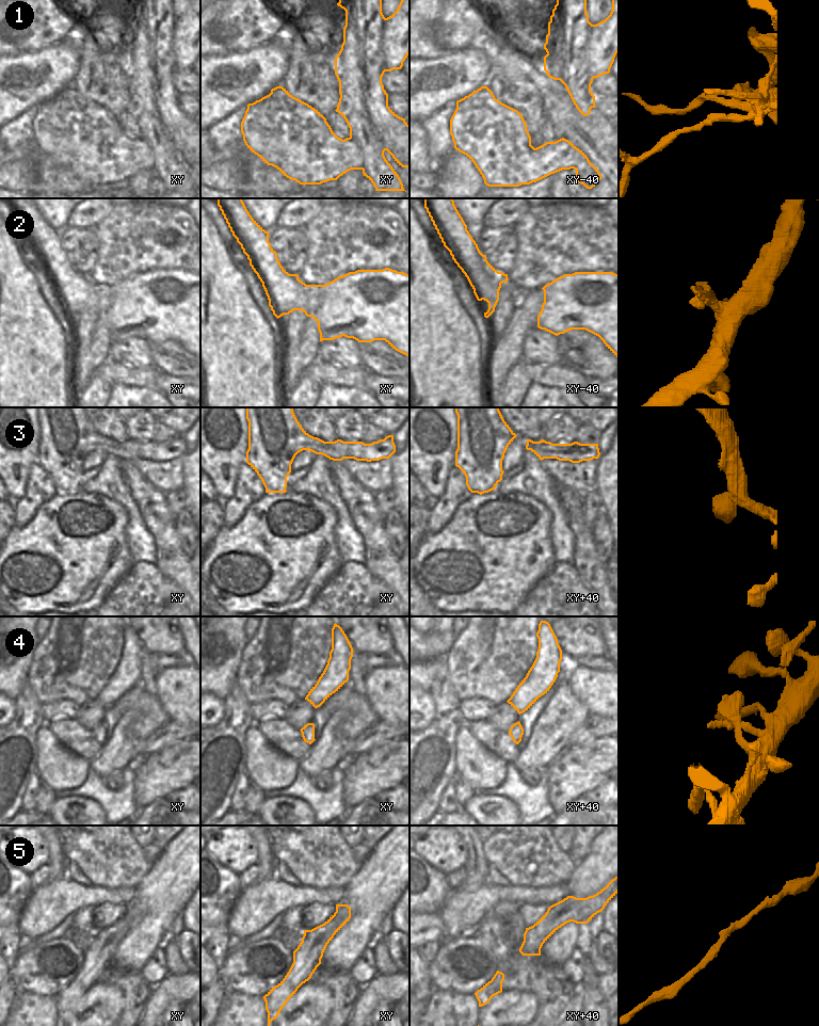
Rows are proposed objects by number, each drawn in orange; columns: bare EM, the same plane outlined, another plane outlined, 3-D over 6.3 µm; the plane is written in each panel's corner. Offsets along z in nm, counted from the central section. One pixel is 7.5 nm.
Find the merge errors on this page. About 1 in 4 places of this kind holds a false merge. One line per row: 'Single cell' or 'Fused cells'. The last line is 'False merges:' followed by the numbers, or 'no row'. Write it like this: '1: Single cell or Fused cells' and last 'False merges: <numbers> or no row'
1: Fused cells
2: Fused cells
3: Single cell
4: Single cell
5: Single cell
False merges: 1, 2.

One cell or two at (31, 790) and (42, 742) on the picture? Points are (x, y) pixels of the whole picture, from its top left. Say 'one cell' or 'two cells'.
two cells

